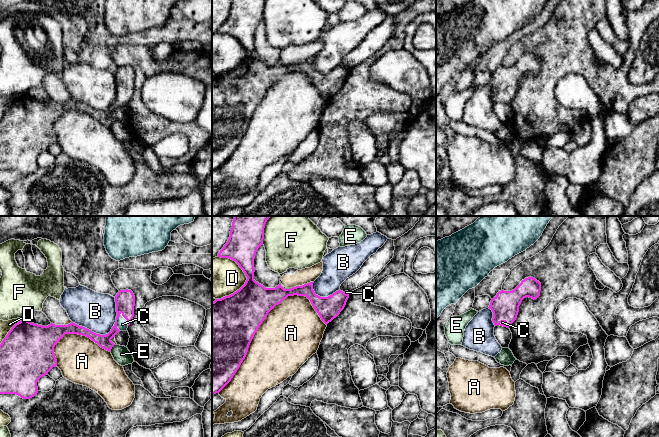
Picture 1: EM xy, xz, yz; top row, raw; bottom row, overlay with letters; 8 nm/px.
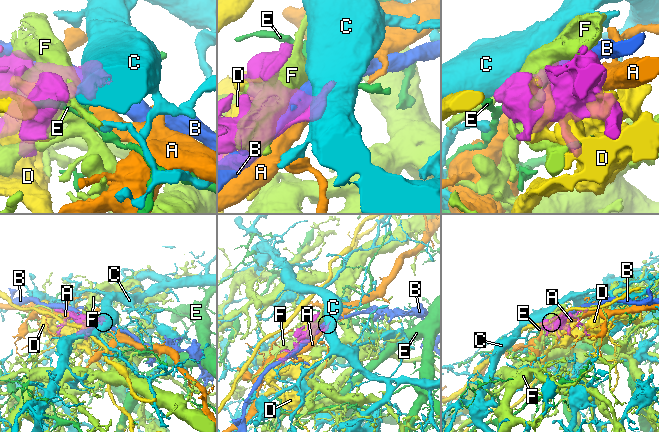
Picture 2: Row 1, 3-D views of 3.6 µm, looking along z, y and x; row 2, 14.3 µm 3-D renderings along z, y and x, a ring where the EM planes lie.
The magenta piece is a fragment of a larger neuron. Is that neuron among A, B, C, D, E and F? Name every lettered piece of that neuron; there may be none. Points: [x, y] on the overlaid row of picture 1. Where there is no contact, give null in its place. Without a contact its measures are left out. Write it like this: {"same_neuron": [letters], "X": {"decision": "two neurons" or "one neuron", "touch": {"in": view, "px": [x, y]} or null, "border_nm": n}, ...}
{"same_neuron": ["C"], "A": {"decision": "two neurons", "touch": {"in": "xz", "px": [254, 334]}, "border_nm": 1050}, "B": {"decision": "two neurons", "touch": {"in": "xy", "px": [108, 333]}, "border_nm": 400}, "C": {"decision": "one neuron", "touch": {"in": "xy", "px": [116, 321]}, "border_nm": 150}, "D": {"decision": "two neurons", "touch": {"in": "xz", "px": [245, 283]}, "border_nm": 360}, "E": {"decision": "two neurons", "touch": {"in": "xy", "px": [111, 348]}, "border_nm": 80}, "F": {"decision": "two neurons", "touch": {"in": "xz", "px": [263, 230]}, "border_nm": 240}}

